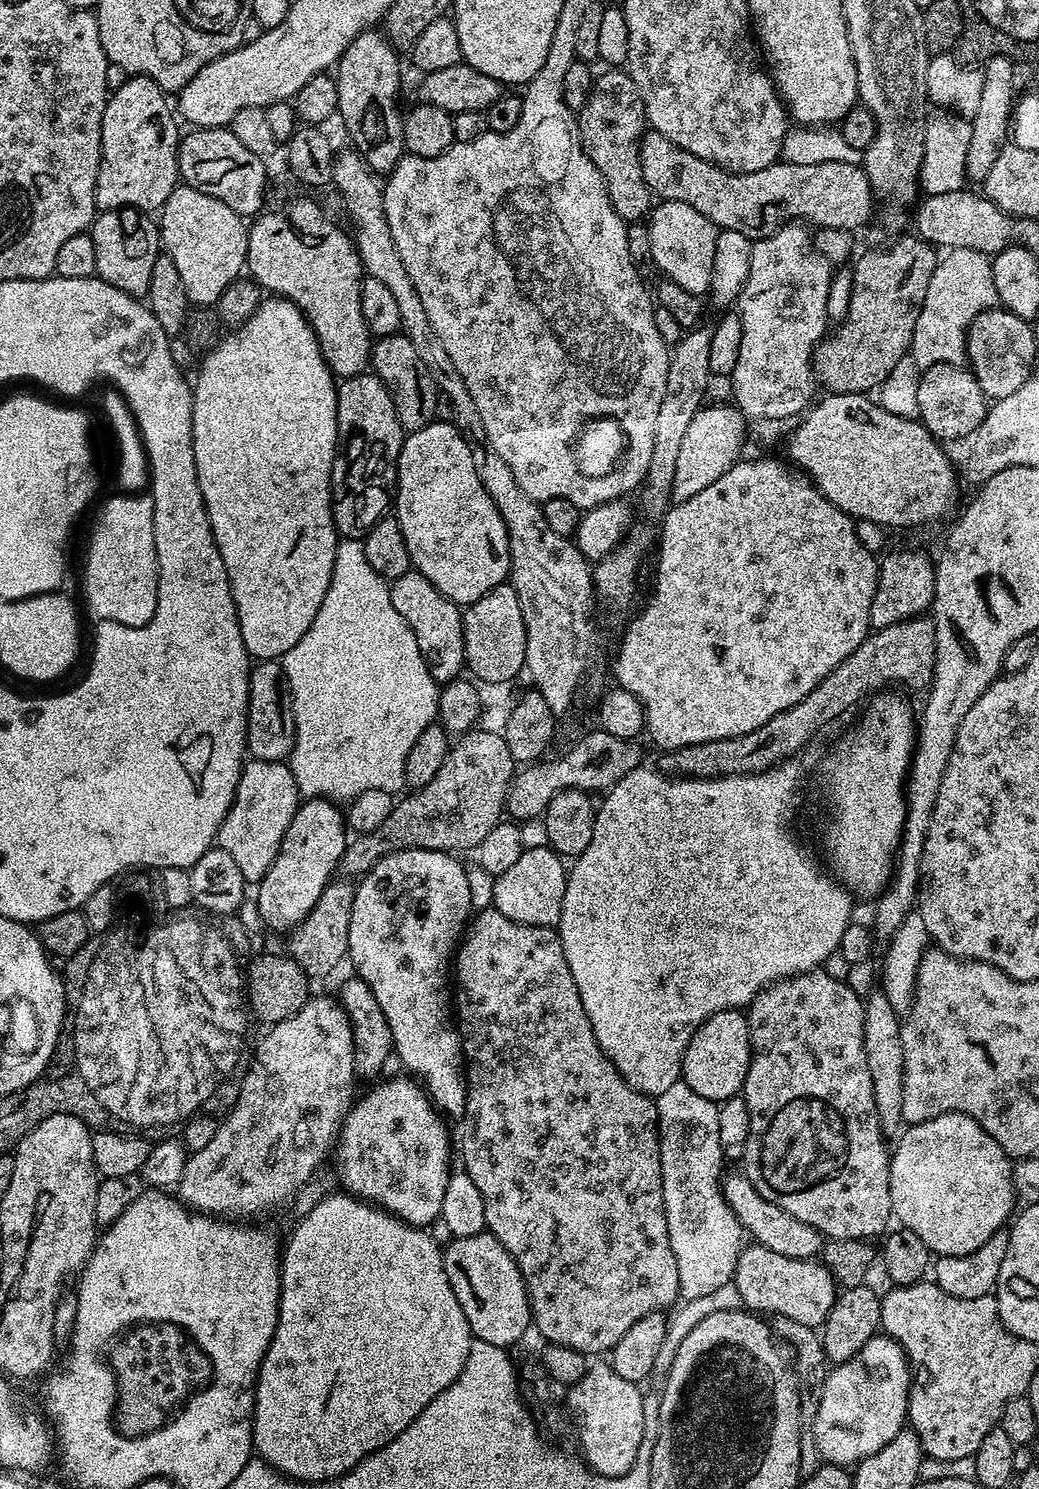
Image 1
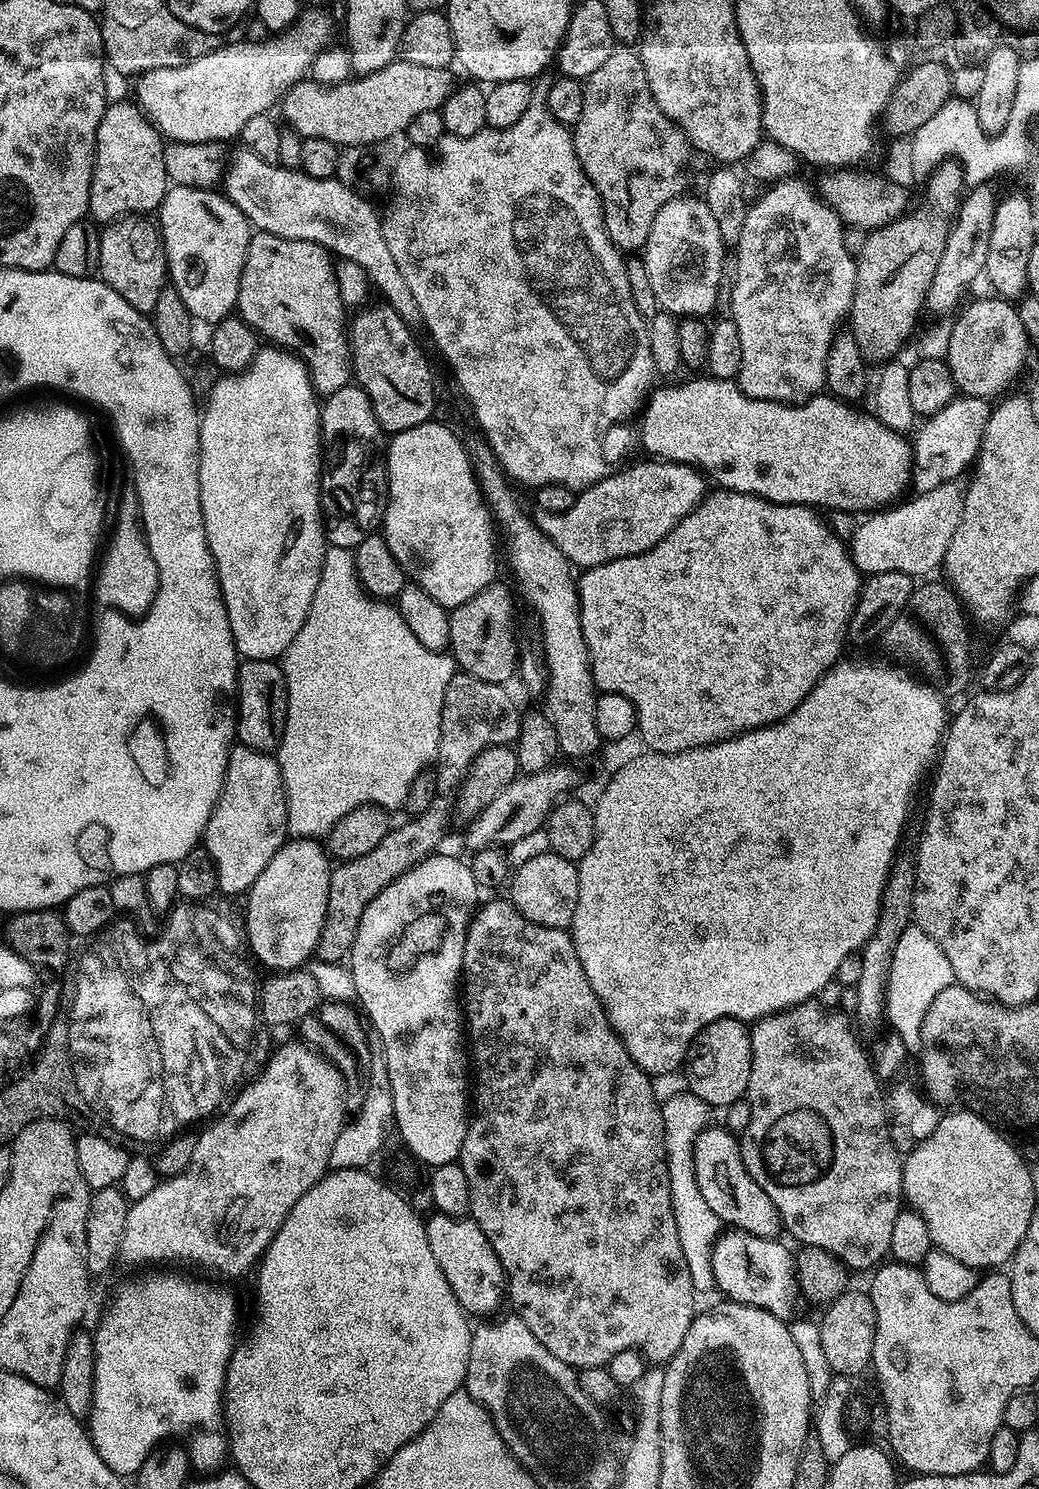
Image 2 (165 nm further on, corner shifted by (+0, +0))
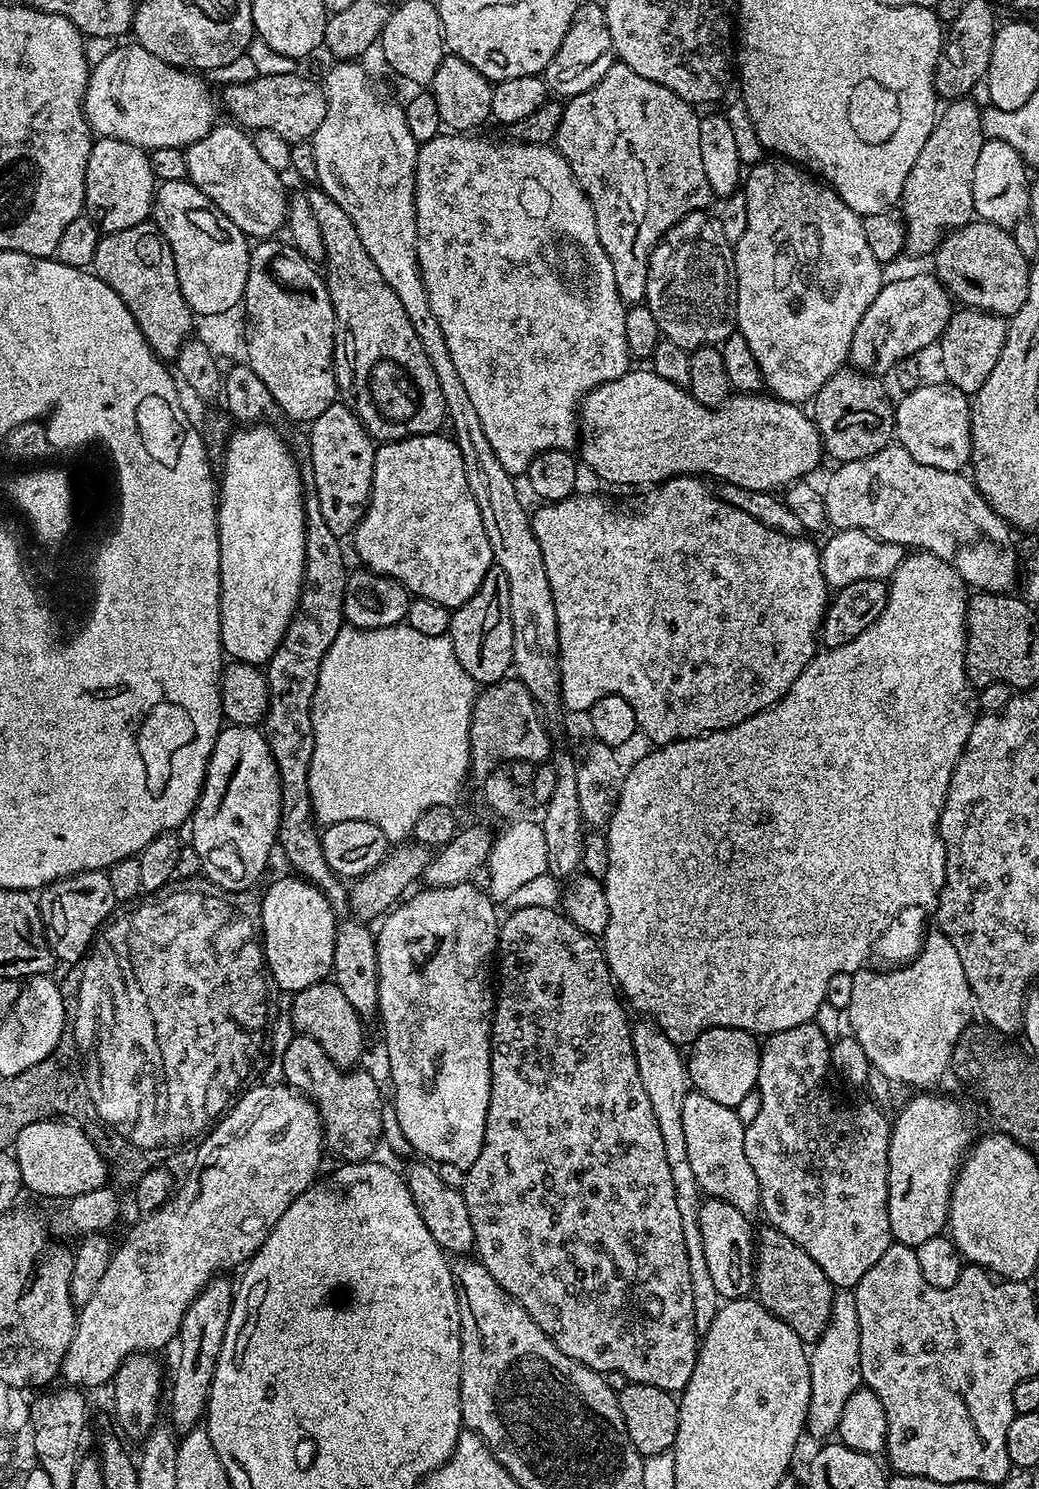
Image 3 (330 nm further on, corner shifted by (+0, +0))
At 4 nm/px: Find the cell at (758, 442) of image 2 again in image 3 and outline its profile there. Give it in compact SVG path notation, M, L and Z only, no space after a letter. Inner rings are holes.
M633 367L626 374L622 374L622 378L614 378L614 382L608 382L601 388L596 388L591 394L585 396L584 401L580 404L578 413L578 456L583 467L585 464L598 479L605 480L608 484L648 484L647 486L655 486L663 484L665 480L670 480L673 476L699 474L704 478L713 476L716 482L746 486L746 490L762 490L763 492L775 493L777 490L787 489L790 484L811 477L808 475L819 466L820 456L822 457L820 435L816 425L812 423L809 413L801 405L789 404L787 400L777 400L768 394L733 394L717 408L707 408L702 406L702 402L698 402L692 397L687 387L674 382L666 382L666 378L662 378L658 373L649 370L647 367L636 367Z

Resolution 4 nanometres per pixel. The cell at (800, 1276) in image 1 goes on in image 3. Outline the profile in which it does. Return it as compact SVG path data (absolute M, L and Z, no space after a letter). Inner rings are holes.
M705 1199L700 1205L700 1225L702 1226L702 1246L706 1250L706 1266L710 1269L710 1279L718 1294L725 1300L747 1297L754 1288L756 1266L754 1263L754 1228L748 1225L749 1217L721 1200Z

